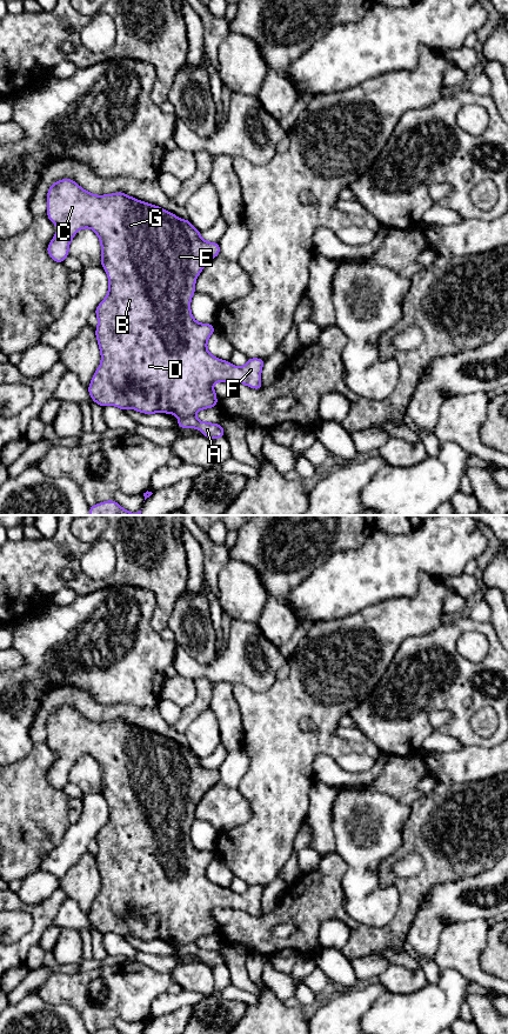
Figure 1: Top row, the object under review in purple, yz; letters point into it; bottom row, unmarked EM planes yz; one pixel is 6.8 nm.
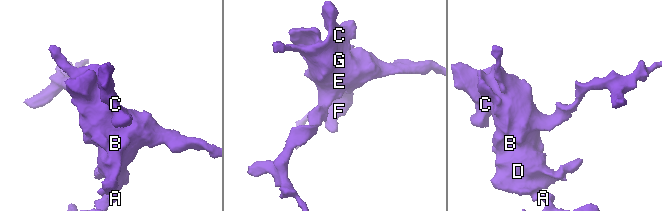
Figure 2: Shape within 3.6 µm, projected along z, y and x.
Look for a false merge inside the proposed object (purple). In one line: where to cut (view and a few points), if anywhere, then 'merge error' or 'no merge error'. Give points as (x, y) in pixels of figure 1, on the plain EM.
cut in yz along (194, 940), (180, 945); merge error

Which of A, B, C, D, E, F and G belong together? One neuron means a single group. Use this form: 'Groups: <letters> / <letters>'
Groups: A / B C D E F G

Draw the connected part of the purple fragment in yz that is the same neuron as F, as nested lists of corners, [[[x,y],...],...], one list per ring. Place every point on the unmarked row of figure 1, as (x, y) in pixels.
[[[72,706],[54,709],[47,719],[47,743],[58,754],[47,780],[58,790],[68,782],[72,766],[78,758],[91,755],[101,772],[101,793],[108,802],[108,820],[94,838],[98,843],[95,856],[101,890],[88,913],[94,929],[103,934],[132,935],[140,940],[169,940],[182,945],[201,936],[218,933],[215,909],[238,909],[261,916],[261,898],[265,887],[248,886],[243,894],[218,886],[207,876],[207,868],[215,859],[210,850],[199,850],[192,842],[190,827],[195,808],[203,794],[220,781],[219,769],[205,768],[189,747],[179,746],[159,733],[128,723],[123,719],[95,722],[80,714]]]

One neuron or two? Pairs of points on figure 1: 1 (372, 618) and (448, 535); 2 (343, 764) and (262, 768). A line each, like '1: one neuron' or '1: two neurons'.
1: two neurons
2: two neurons

